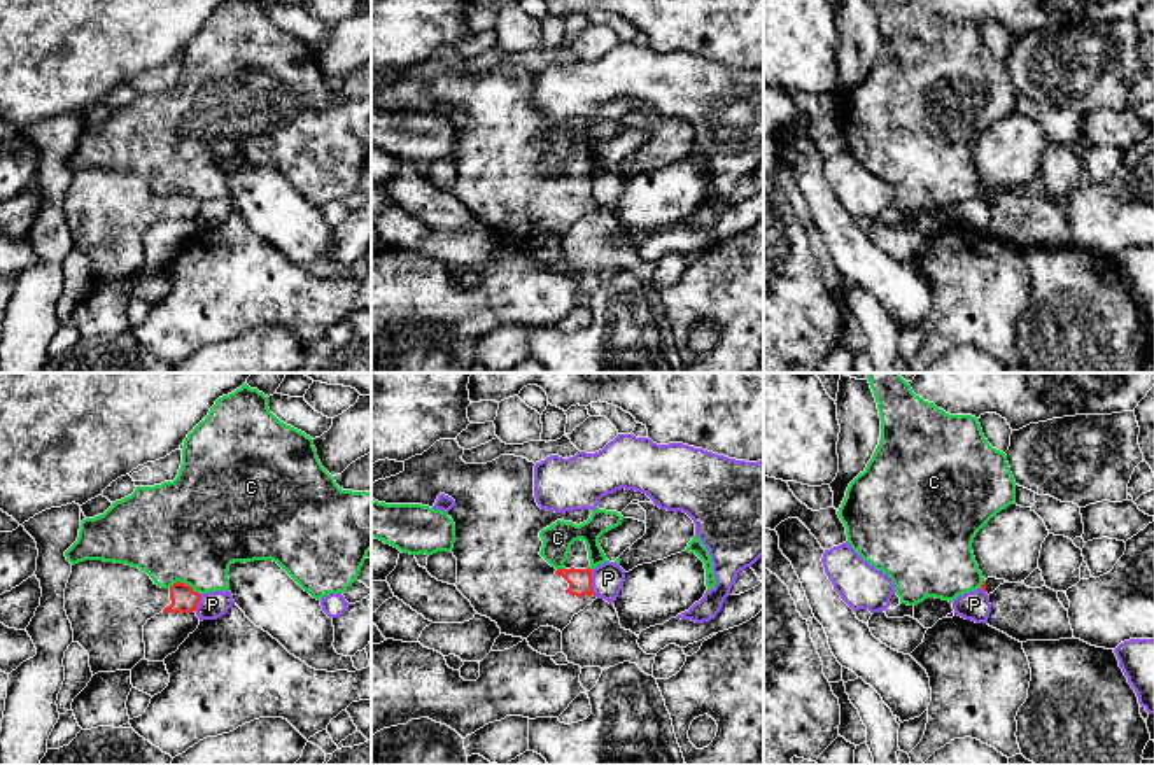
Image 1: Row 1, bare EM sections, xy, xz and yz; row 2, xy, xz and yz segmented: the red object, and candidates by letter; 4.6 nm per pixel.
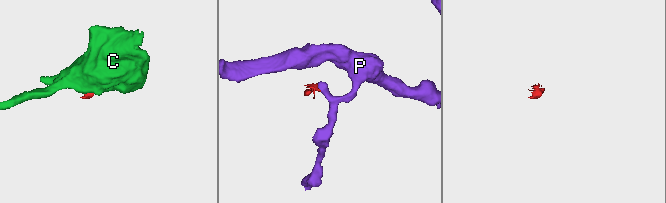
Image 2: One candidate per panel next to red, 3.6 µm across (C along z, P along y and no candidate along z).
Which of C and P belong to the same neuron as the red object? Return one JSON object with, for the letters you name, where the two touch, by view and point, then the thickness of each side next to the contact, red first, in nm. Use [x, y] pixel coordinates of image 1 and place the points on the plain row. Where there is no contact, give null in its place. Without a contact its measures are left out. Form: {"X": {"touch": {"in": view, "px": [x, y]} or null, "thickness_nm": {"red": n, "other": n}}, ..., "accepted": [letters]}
{"accepted": []}

